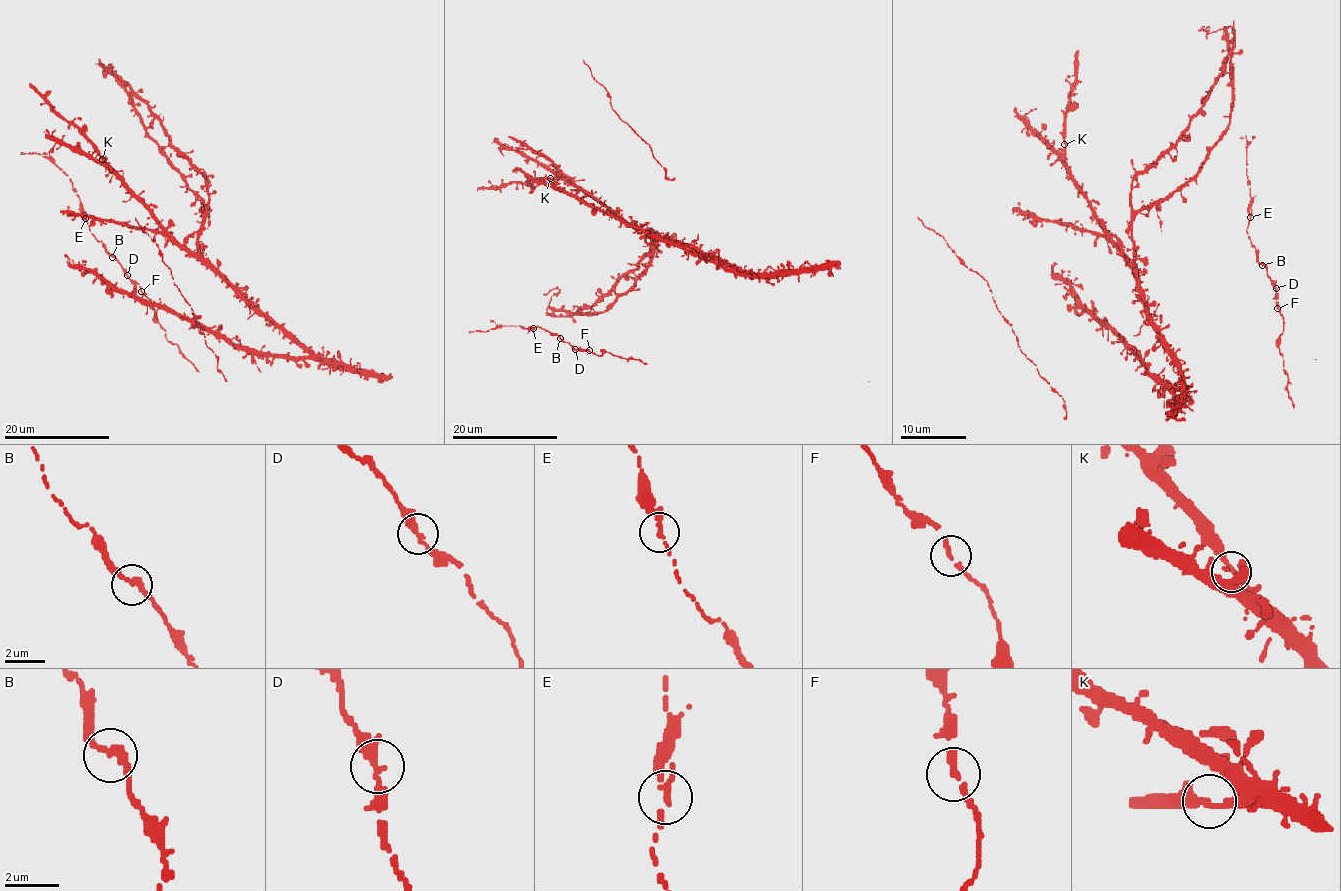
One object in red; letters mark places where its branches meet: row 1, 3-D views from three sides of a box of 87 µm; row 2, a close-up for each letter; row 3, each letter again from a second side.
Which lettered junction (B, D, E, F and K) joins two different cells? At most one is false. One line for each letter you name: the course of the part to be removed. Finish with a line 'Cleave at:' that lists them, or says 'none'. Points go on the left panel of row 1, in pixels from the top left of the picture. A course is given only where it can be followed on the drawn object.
Cleave at: none

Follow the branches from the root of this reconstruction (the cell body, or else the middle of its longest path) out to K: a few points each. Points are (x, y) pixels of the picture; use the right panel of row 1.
K: (1143, 290), (1126, 255), (1097, 219), (1090, 201), (1071, 173), (1064, 159), (1064, 144)

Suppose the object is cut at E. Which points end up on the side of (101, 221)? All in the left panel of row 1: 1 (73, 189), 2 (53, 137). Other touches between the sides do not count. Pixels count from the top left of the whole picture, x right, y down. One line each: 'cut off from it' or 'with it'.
1: cut off from it
2: with it

